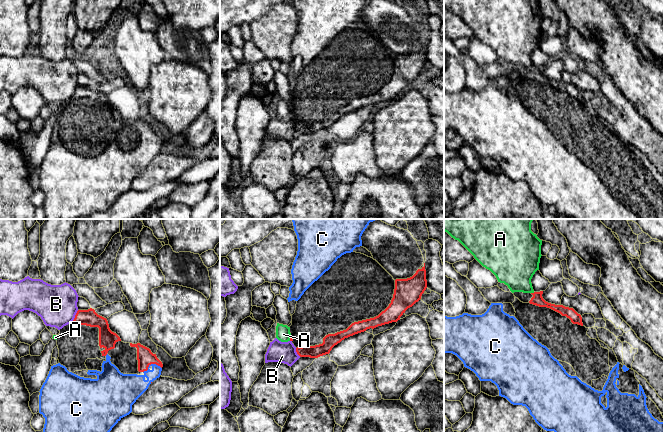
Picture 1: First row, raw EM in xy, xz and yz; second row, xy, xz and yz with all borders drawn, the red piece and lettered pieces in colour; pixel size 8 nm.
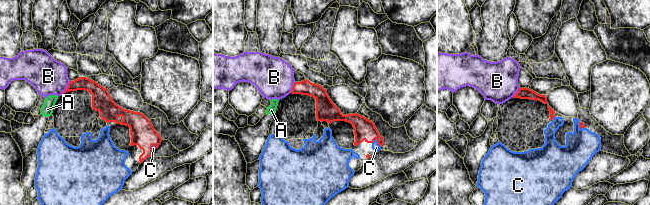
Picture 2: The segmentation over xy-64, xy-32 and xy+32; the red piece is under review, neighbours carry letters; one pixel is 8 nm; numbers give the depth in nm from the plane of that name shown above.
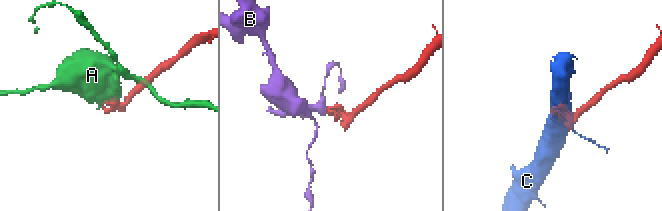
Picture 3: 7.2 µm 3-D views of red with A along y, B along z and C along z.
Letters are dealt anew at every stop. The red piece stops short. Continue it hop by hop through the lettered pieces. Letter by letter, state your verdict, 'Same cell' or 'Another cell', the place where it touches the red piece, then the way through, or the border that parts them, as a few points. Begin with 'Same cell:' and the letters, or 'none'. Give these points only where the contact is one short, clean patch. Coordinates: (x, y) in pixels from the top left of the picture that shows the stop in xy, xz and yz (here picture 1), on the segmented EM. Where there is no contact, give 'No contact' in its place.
Same cell: C
A: Another cell. Touches red at yz (532, 293)
B: Another cell. Touches red at xy (75, 316). Boundary: xy (78, 310), (70, 322)
C: Same cell. Touches red at xy (151, 363)

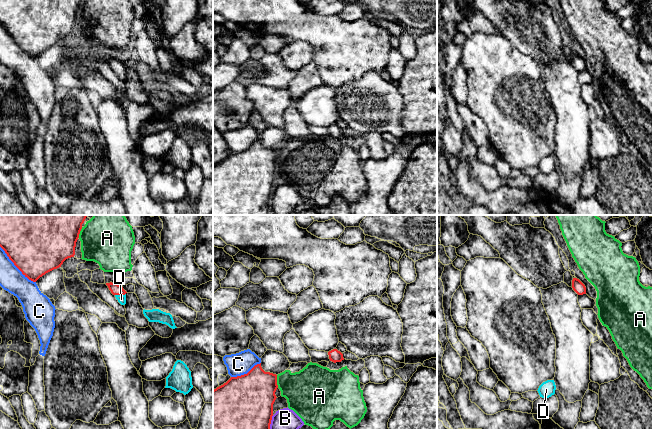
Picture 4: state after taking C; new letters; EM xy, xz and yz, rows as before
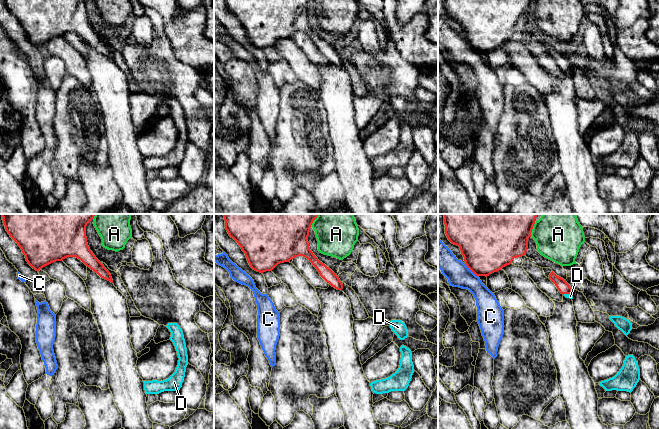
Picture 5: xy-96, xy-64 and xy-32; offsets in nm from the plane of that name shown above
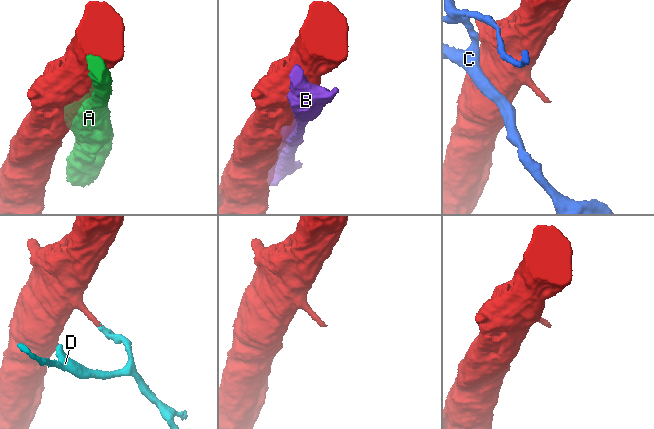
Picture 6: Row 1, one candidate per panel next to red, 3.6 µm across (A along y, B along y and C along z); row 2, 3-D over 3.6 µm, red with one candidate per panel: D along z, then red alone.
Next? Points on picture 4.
Same cell: D
A: Another cell. Touches red at xz (276, 381)
B: Another cell. Touches red at xz (270, 422)
C: Another cell. Touches red at xy (15, 265)
D: Same cell. Touches red at xy (120, 294). Path across: xy (115, 289), (120, 294), (121, 299)

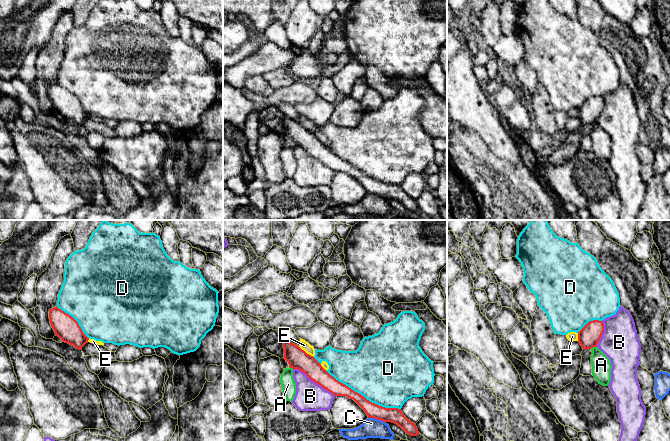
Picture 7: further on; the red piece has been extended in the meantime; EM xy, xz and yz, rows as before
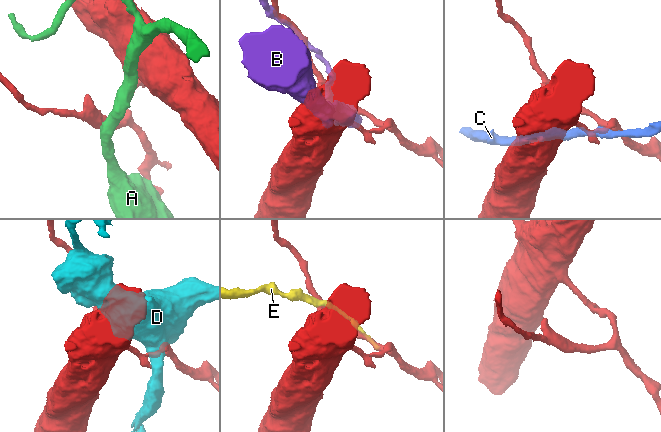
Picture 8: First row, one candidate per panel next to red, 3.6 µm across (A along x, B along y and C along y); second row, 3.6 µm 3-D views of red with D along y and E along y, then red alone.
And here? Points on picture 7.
Same cell: none
A: Another cell. Touches red at yz (593, 346)
B: Another cell. Touches red at xz (314, 381)
C: Another cell. Touches red at xz (376, 418). Boundary: xz (368, 417), (374, 417), (384, 422)
D: Another cell. Touches red at xz (363, 396)
E: Another cell. Touches red at xz (305, 352)

